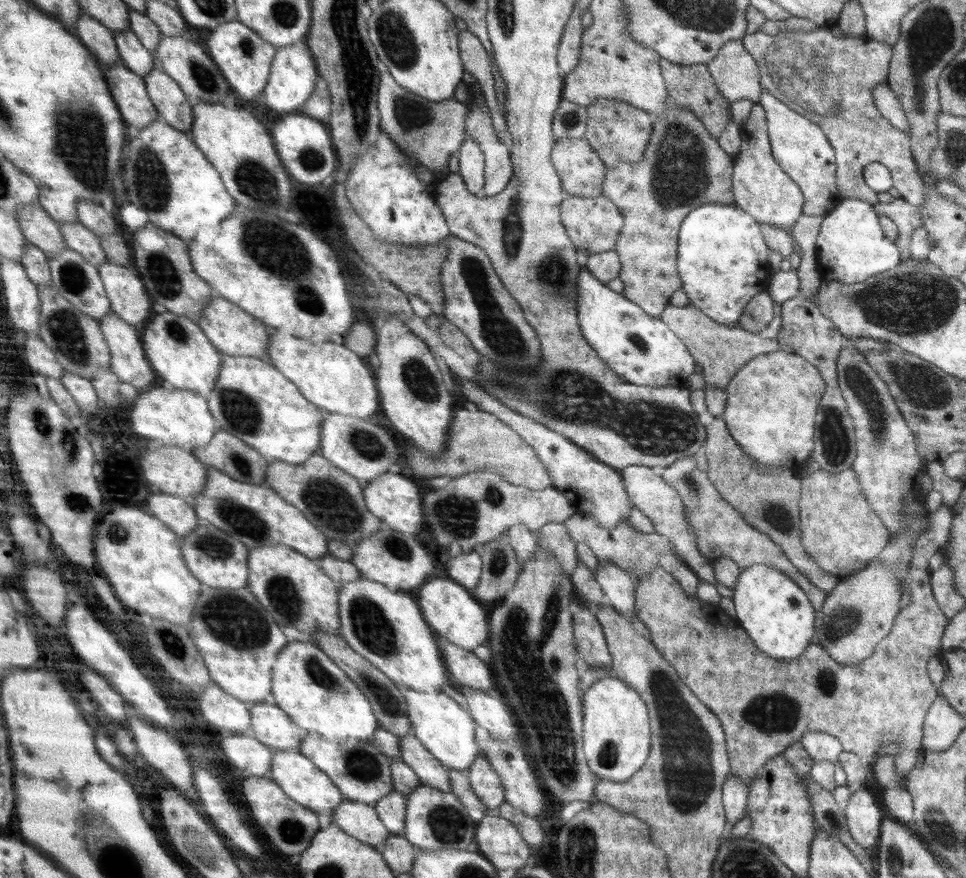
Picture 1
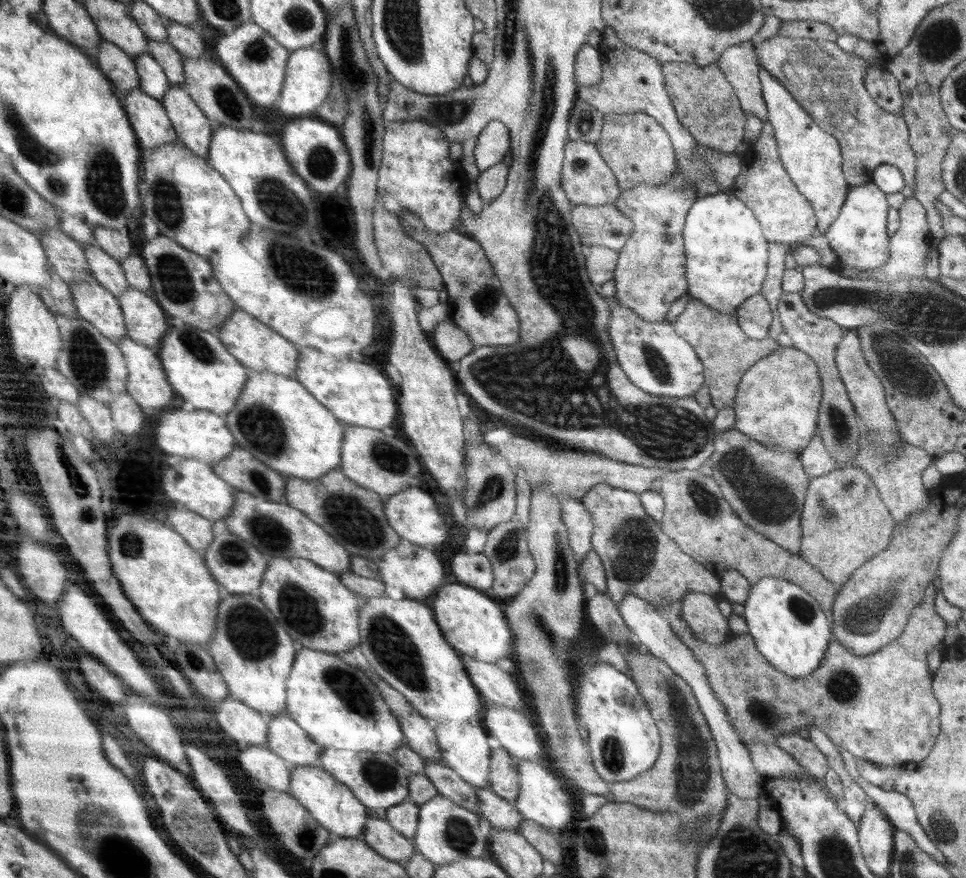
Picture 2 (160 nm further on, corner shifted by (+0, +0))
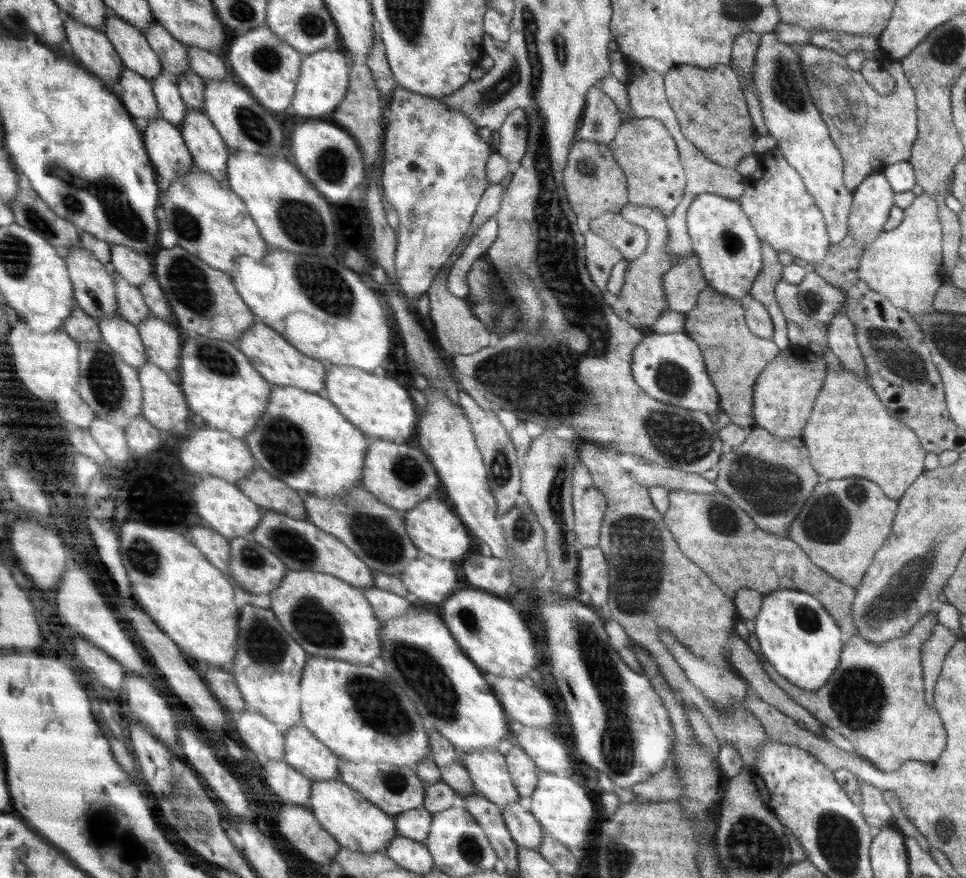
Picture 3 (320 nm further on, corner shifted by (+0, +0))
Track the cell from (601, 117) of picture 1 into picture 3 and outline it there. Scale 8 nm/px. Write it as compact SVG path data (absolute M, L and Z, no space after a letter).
M630 118L624 120L615 134L614 140L608 146L612 156L616 159L617 165L624 171L630 204L648 205L658 209L664 217L670 217L676 206L680 205L680 201L682 201L682 195L684 195L686 187L686 175L680 162L678 147L669 130L665 128L664 123L657 118Z

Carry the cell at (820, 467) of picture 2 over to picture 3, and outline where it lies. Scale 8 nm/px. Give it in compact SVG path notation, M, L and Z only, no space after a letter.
M841 364L837 367L827 366L825 381L800 437L808 449L810 464L821 480L867 478L874 481L888 498L895 501L902 497L905 490L925 471L927 450L920 444L916 433L888 412L874 389L864 379Z

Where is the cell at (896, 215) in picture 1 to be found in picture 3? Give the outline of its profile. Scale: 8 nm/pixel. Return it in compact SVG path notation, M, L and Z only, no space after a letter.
M926 194L915 196L908 209L903 210L903 222L894 230L880 231L878 238L865 246L857 275L870 290L881 294L900 310L910 315L926 315L933 310L936 291L944 282L942 260L942 226L936 202Z

